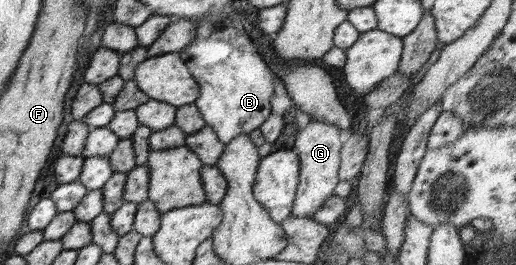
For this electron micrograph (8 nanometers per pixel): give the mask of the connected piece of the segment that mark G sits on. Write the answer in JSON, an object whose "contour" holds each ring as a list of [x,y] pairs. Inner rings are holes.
{"contour":[[[309,119],[299,129],[294,139],[293,151],[297,152],[300,162],[299,182],[294,198],[291,215],[301,218],[308,218],[329,198],[334,196],[335,187],[340,183],[338,175],[341,165],[341,147],[353,133],[349,128],[340,129],[337,125],[326,123],[320,120]]]}

